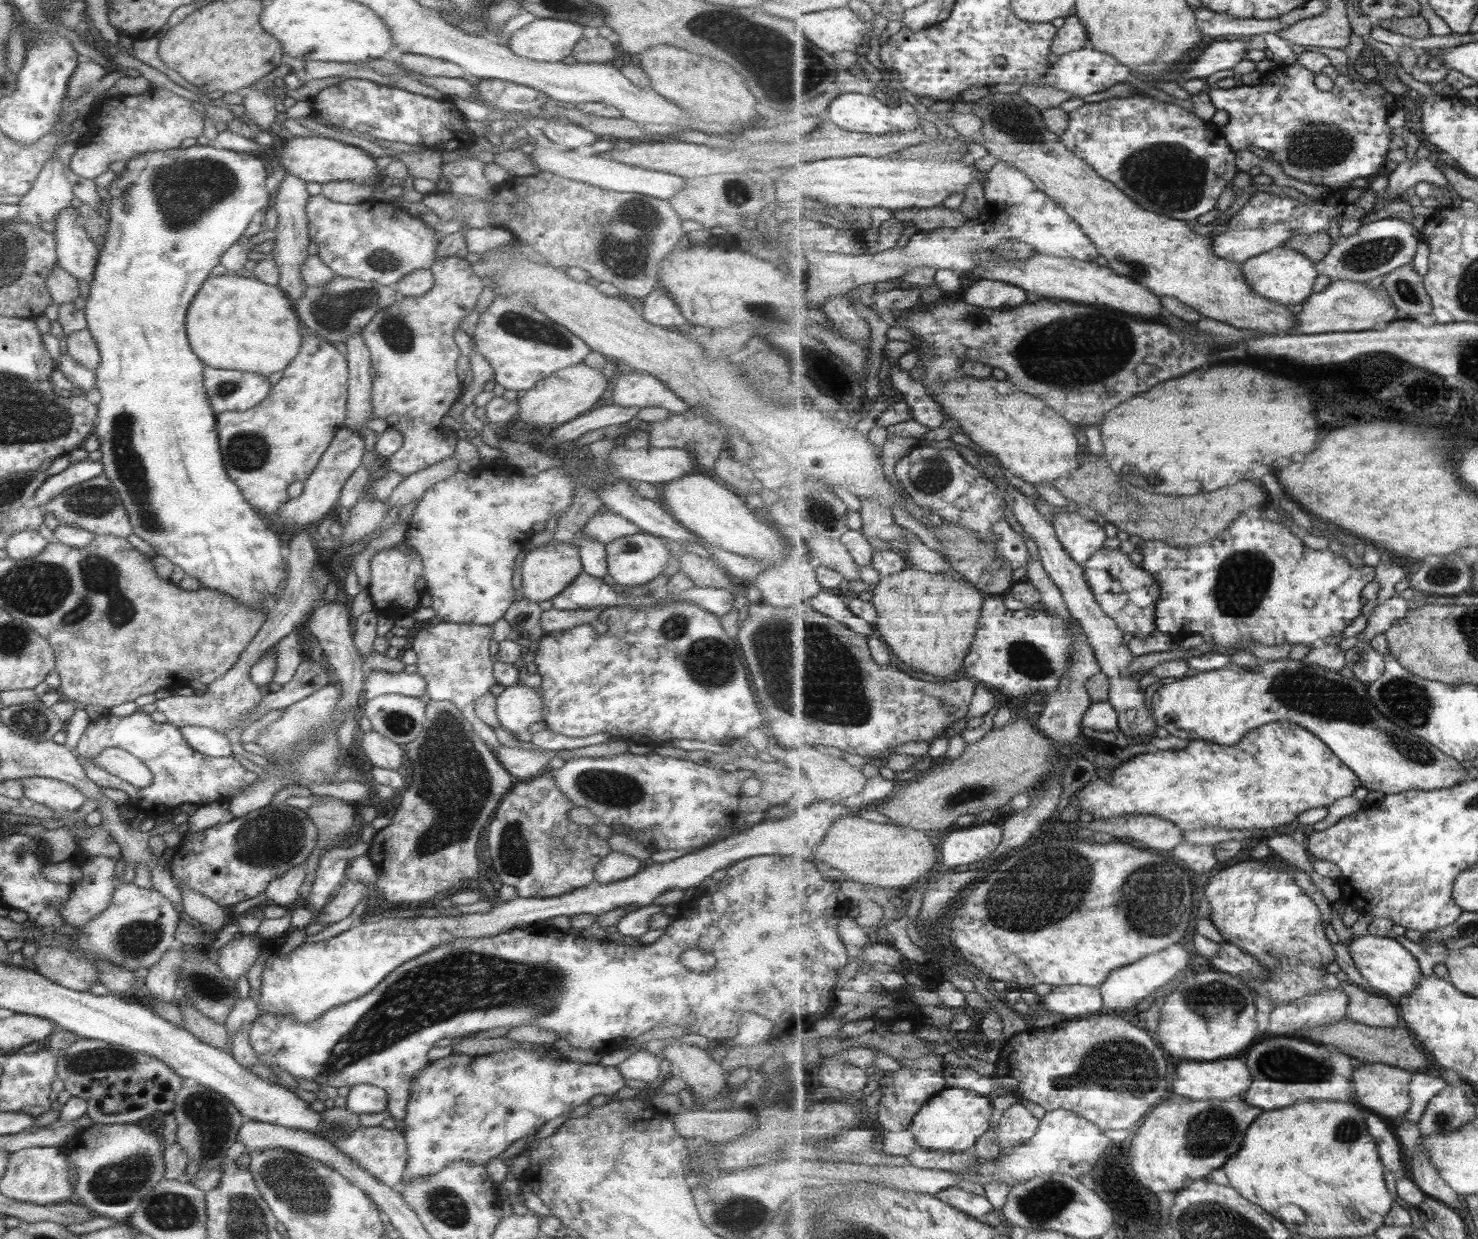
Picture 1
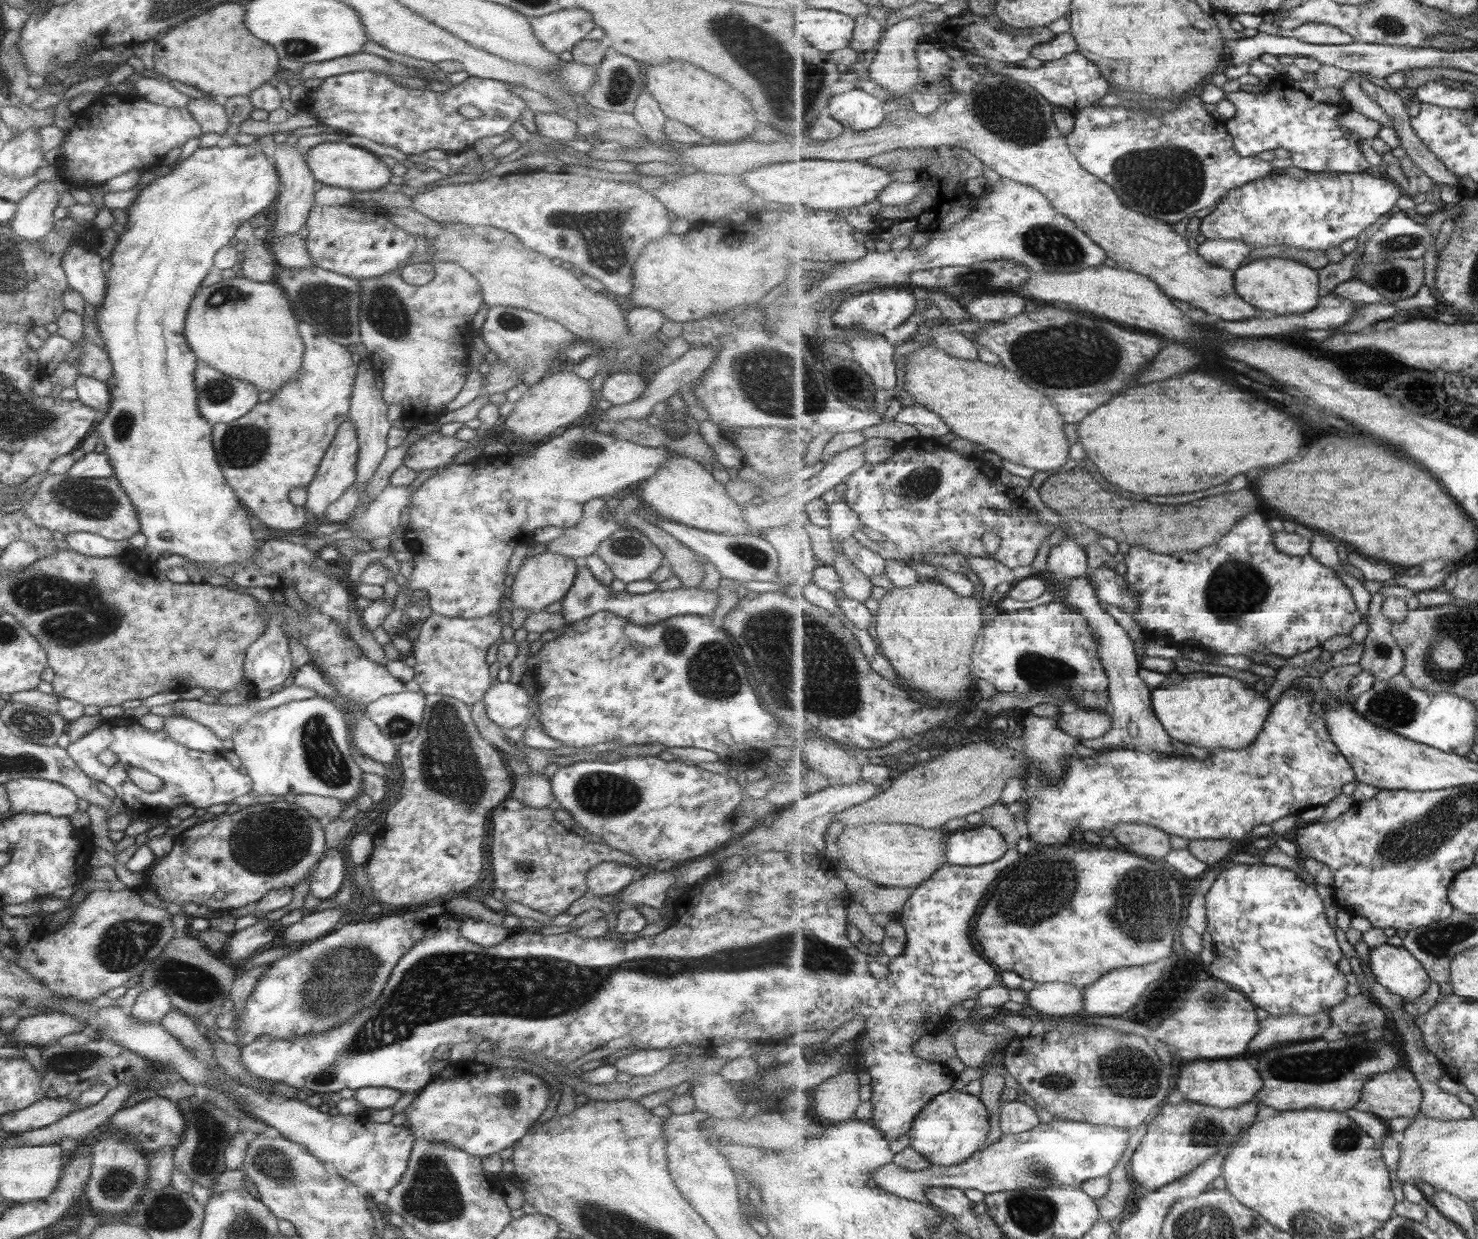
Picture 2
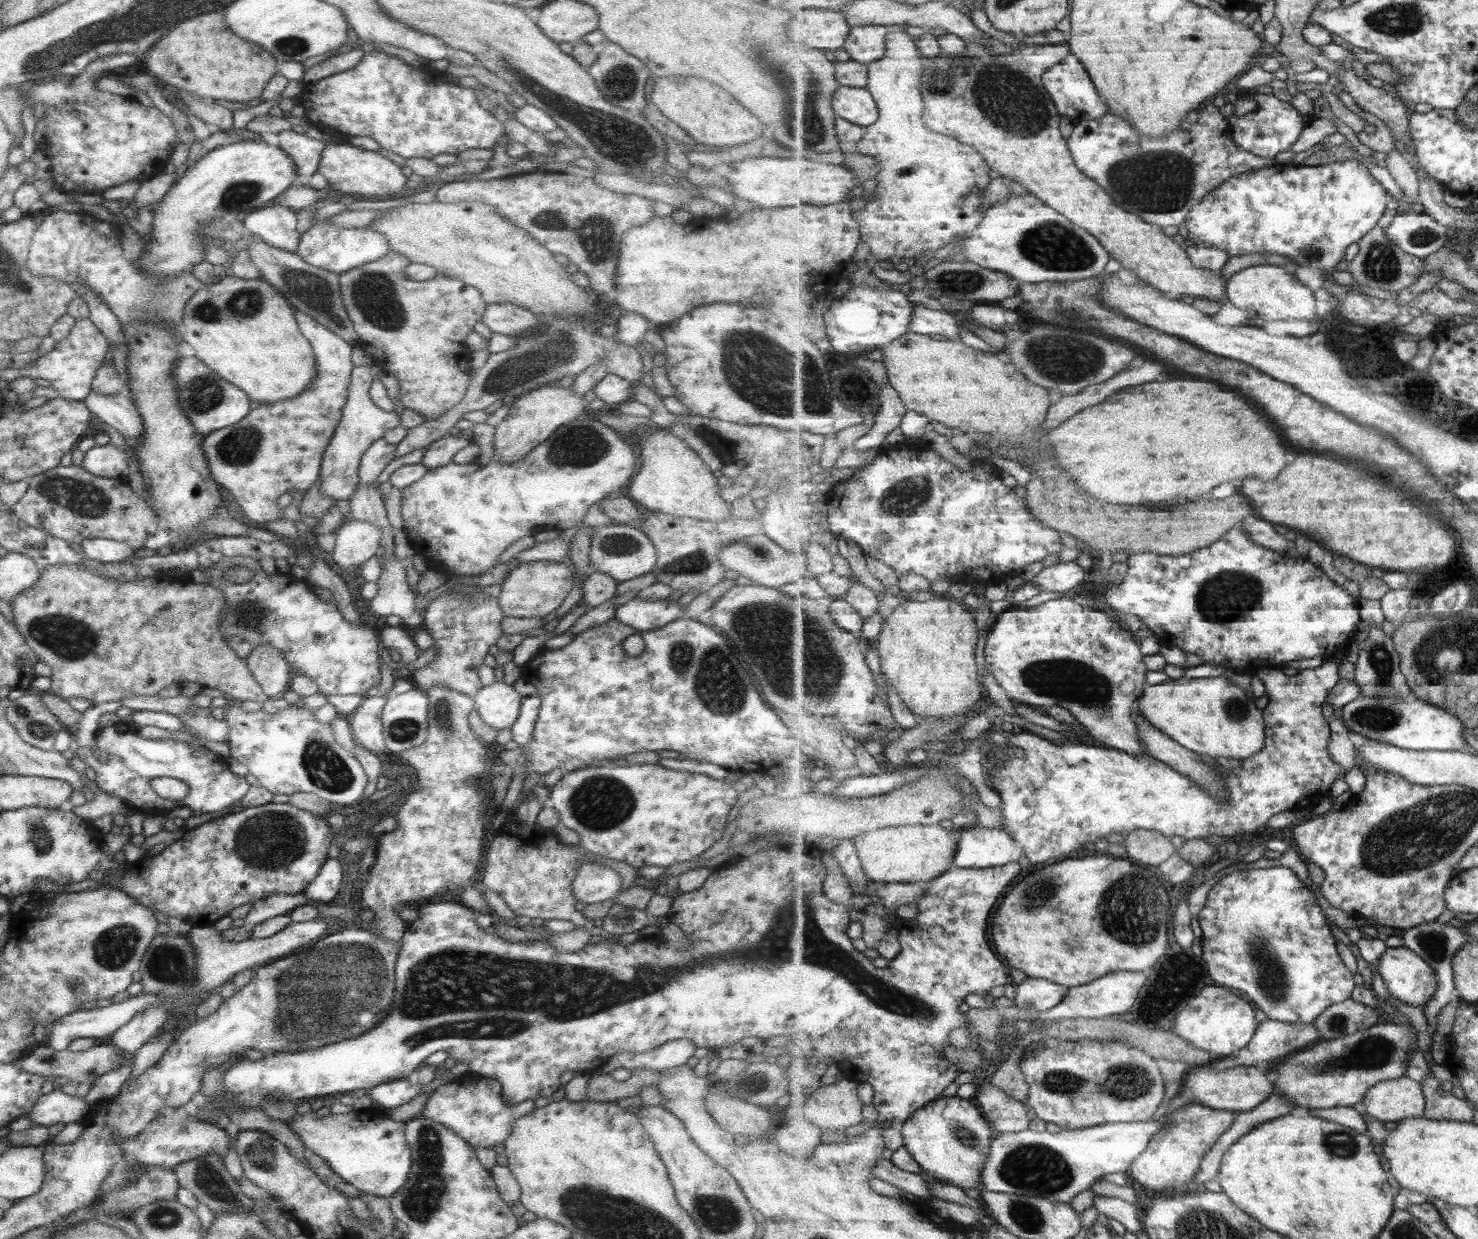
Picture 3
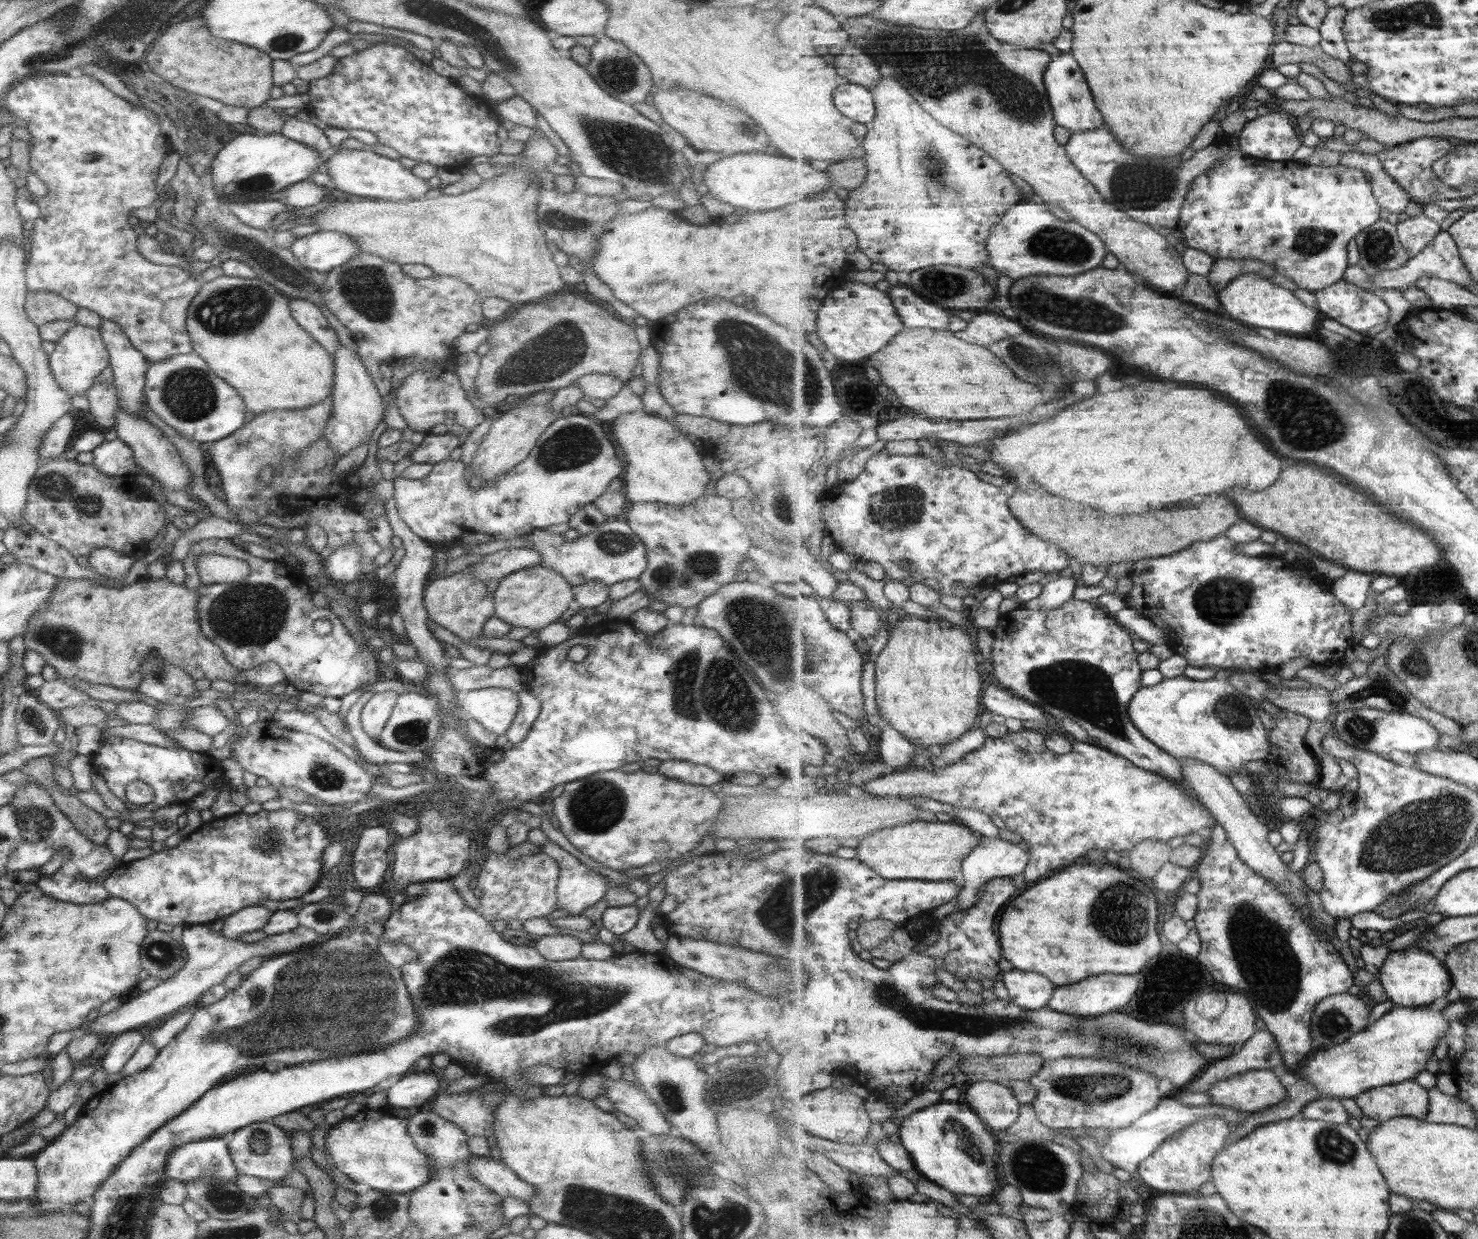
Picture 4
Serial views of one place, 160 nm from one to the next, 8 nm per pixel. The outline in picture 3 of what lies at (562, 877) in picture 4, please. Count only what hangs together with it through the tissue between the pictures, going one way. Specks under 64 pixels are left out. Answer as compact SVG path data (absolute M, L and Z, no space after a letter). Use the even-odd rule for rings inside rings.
M595 863L579 864L571 882L571 895L585 905L601 903L620 892L621 877L607 866Z

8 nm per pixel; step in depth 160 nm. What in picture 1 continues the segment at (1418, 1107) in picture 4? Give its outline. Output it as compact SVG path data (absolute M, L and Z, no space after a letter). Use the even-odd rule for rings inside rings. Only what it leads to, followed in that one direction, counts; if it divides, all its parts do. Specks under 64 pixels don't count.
M1362 1063L1354 1071L1355 1102L1359 1106L1369 1109L1372 1113L1381 1115L1388 1121L1397 1120L1399 1117L1405 1116L1412 1107L1410 1084L1413 1076L1414 1072L1395 1065Z

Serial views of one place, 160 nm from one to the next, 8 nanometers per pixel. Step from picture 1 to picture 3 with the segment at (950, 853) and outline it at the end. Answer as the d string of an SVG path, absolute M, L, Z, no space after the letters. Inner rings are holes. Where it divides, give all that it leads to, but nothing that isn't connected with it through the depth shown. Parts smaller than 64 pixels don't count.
M971 825L961 829L954 866L957 868L989 869L1005 867L1025 856L1023 848L1003 829Z

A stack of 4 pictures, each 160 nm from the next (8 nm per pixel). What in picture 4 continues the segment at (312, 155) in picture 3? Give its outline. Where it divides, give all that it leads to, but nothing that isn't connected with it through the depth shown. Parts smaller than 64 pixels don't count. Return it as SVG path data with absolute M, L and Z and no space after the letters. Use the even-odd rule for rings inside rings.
M294 116L287 117L283 121L279 134L287 137L287 140L303 144L303 146L307 146L313 152L321 155L327 155L332 151L323 129L311 124L311 122L301 121Z

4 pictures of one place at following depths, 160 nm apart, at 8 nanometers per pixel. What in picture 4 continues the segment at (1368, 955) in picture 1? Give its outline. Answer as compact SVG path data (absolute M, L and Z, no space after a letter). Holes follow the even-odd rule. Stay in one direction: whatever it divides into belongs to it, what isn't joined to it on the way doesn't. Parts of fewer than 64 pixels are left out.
M1418 943L1399 951L1391 951L1378 975L1387 999L1395 1006L1420 1007L1440 1004L1445 1001L1451 986L1454 986L1444 962L1435 954L1421 948Z

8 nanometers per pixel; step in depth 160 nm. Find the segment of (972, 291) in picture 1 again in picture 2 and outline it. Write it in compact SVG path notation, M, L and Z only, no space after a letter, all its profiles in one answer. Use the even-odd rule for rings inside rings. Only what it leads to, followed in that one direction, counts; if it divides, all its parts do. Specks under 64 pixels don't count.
M991 292L969 300L966 309L974 316L974 320L999 322L1000 320L1007 320L1021 314L1025 310L1025 306L1027 306L1027 300L1020 292Z

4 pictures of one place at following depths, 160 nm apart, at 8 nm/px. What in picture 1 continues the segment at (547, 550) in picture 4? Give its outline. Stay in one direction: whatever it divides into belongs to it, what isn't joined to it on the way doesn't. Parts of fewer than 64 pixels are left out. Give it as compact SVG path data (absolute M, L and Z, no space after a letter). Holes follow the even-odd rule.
M638 532L629 536L615 538L604 544L606 554L606 574L613 578L615 584L623 586L643 585L659 574L670 557L667 542L657 536Z

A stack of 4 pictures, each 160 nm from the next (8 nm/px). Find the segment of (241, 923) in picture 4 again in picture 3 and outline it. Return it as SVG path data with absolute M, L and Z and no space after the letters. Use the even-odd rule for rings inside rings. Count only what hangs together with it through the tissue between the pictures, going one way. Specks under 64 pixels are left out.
M301 893L295 895L272 895L253 903L253 906L242 920L244 925L248 924L253 927L264 920L288 914L296 907L310 903Z

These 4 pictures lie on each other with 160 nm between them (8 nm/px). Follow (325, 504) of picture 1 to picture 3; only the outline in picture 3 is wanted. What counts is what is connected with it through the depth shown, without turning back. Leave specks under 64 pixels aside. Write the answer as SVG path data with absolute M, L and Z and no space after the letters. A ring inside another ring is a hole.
M375 363L371 367L355 366L349 374L347 402L343 404L340 420L327 441L320 460L319 493L323 497L329 497L335 501L348 500L357 487L356 470L361 455L374 440L382 438L386 430L399 426L399 413L380 410L368 395L372 380L379 380L380 373L381 369Z

